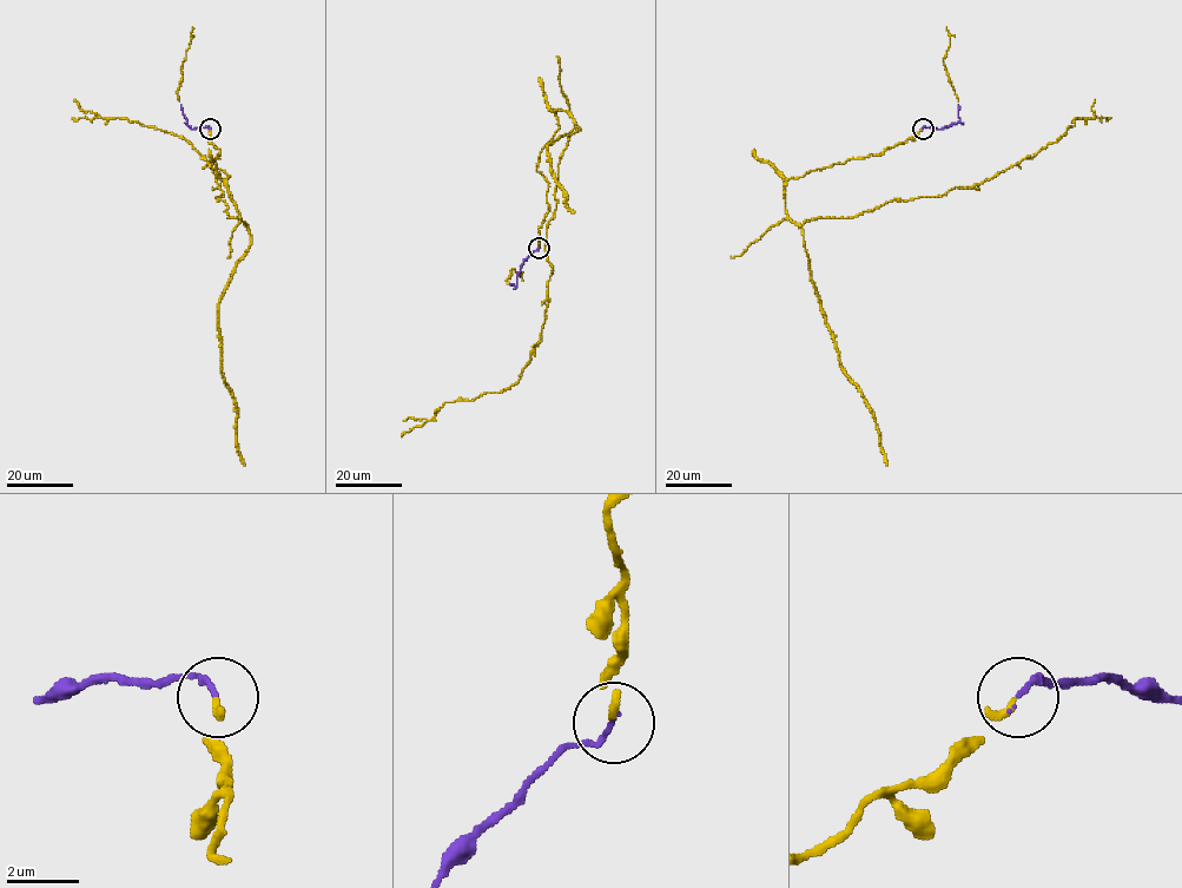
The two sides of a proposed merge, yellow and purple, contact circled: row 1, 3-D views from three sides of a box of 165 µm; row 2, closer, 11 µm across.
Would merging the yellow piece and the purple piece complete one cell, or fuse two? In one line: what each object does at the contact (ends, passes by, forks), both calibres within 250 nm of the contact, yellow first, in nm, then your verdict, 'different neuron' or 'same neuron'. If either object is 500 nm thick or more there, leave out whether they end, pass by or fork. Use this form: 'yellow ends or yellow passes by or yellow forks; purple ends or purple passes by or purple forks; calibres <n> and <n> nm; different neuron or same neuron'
yellow ends; purple ends; calibres 200 and 140 nm; same neuron

